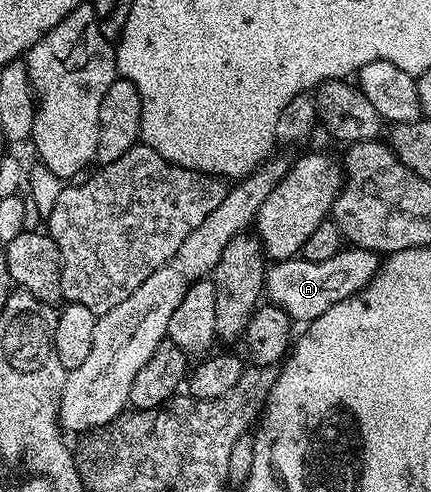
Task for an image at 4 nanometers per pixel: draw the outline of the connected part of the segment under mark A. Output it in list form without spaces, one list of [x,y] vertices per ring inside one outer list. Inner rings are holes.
[[[357,246],[342,248],[330,260],[318,260],[311,262],[302,256],[287,258],[285,262],[277,262],[267,267],[264,275],[264,294],[271,305],[282,308],[284,312],[291,316],[293,323],[307,324],[313,322],[326,308],[334,308],[342,300],[362,292],[374,280],[374,276],[380,272],[381,255],[375,254],[372,250],[363,250]]]

